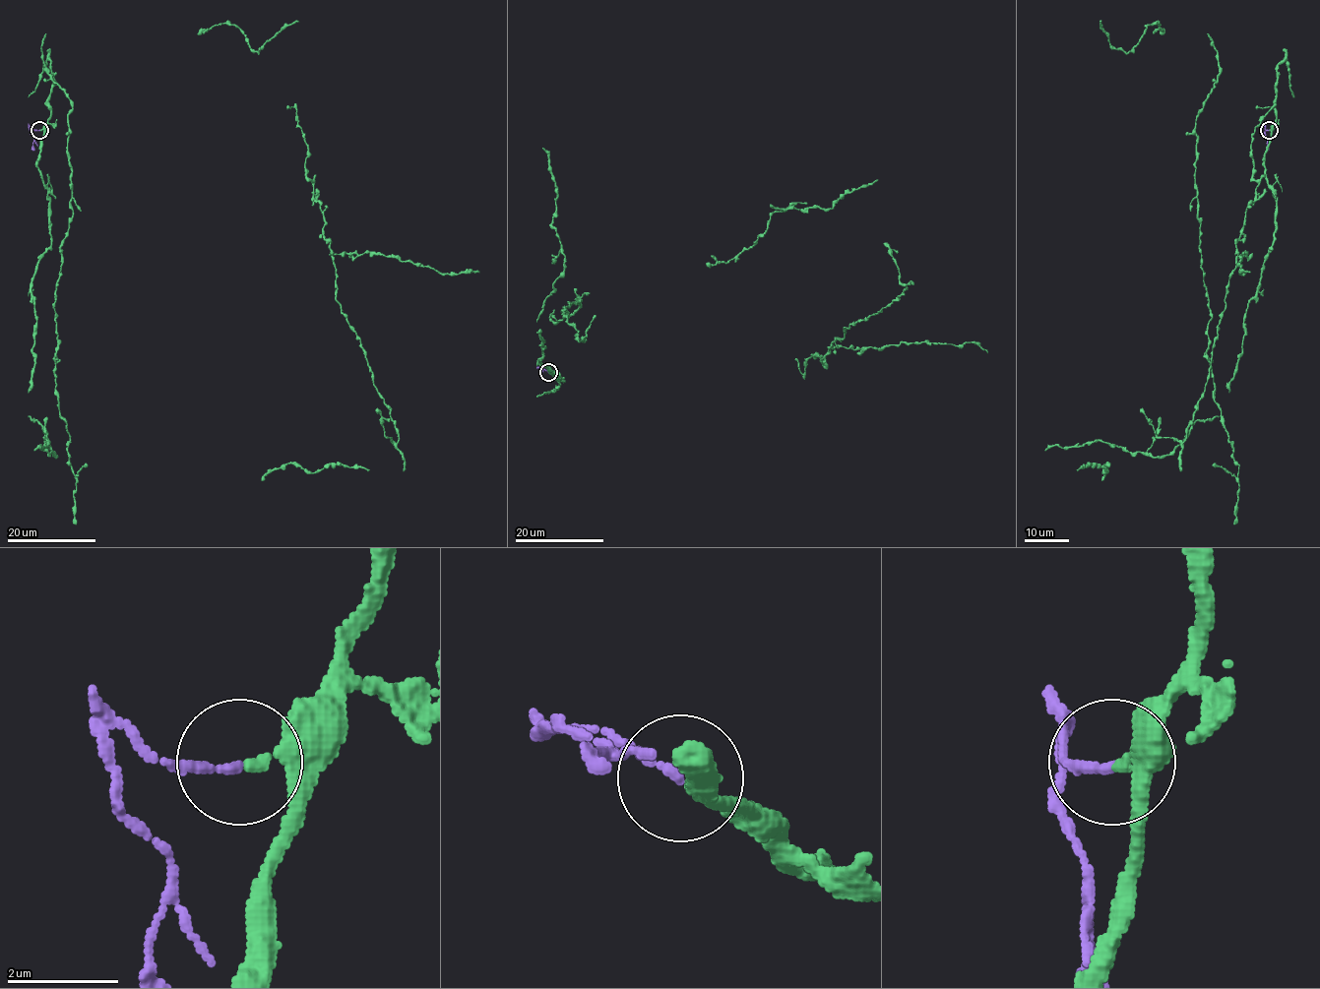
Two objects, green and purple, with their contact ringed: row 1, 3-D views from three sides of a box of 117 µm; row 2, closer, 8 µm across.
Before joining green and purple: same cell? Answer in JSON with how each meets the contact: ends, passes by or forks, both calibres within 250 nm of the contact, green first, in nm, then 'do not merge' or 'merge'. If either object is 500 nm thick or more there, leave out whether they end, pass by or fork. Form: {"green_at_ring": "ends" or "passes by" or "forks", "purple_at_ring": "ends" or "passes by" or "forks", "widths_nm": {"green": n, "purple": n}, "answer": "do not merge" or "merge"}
{"green_at_ring": "ends", "purple_at_ring": "ends", "widths_nm": {"green": 240, "purple": 160}, "answer": "do not merge"}

